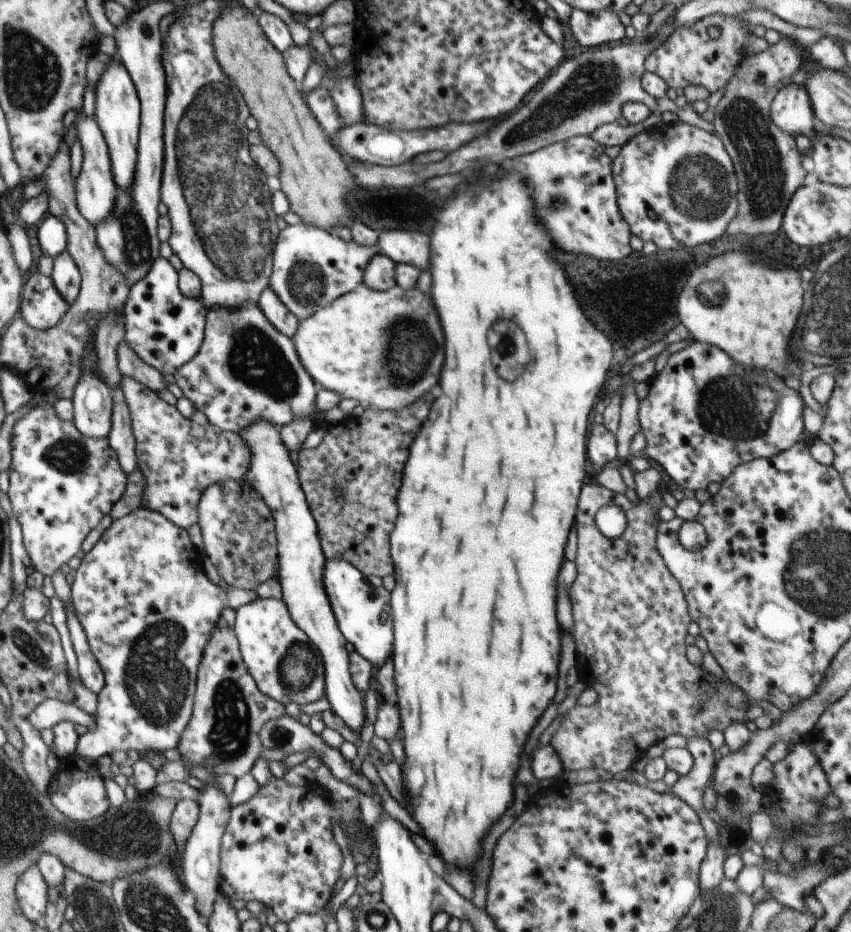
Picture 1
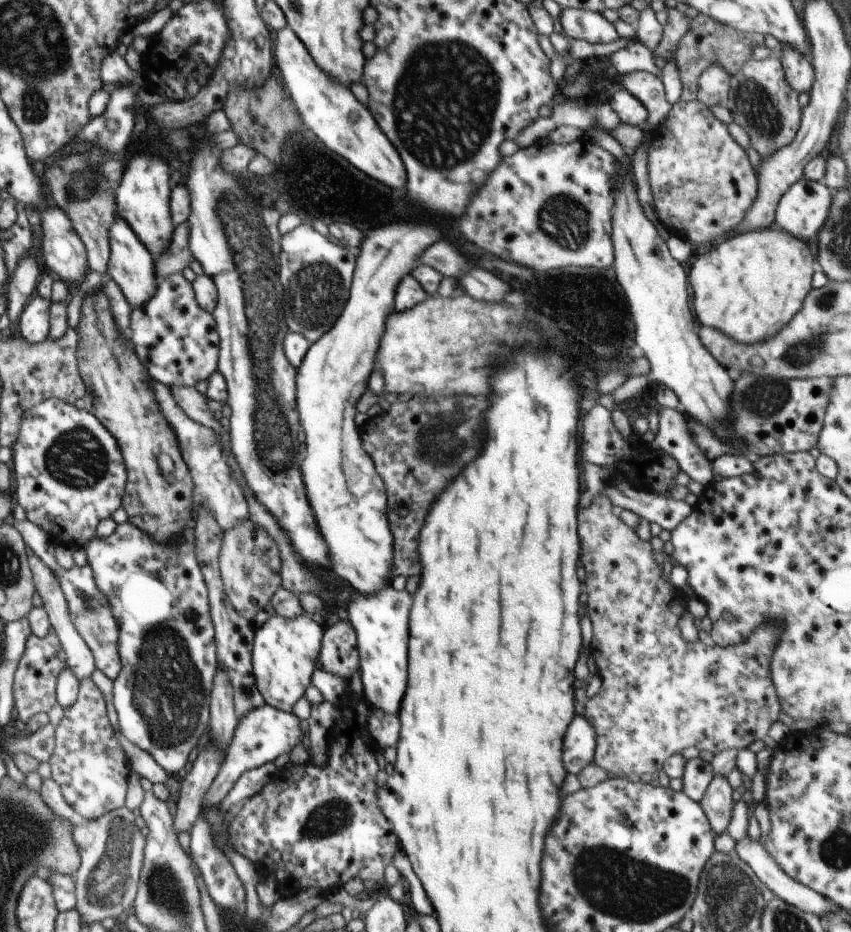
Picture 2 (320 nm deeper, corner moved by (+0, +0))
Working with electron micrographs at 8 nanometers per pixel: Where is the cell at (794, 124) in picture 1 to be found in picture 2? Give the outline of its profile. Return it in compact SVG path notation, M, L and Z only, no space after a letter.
M784 45L778 59L785 70L786 80L796 92L810 92L815 70L809 57L804 56L798 49Z

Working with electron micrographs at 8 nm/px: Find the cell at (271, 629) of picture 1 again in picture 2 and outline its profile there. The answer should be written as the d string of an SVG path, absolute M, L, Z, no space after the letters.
M302 613L293 619L273 616L261 627L254 628L252 664L257 689L264 697L266 705L292 713L294 704L312 684L313 672L318 668L322 626L308 614Z

